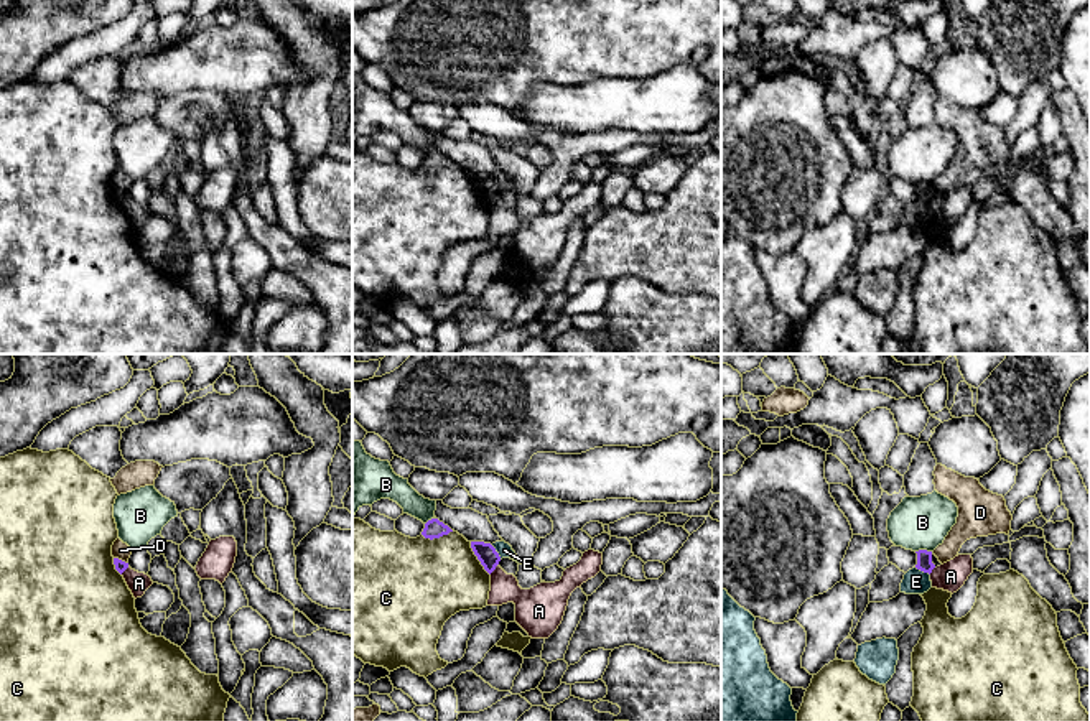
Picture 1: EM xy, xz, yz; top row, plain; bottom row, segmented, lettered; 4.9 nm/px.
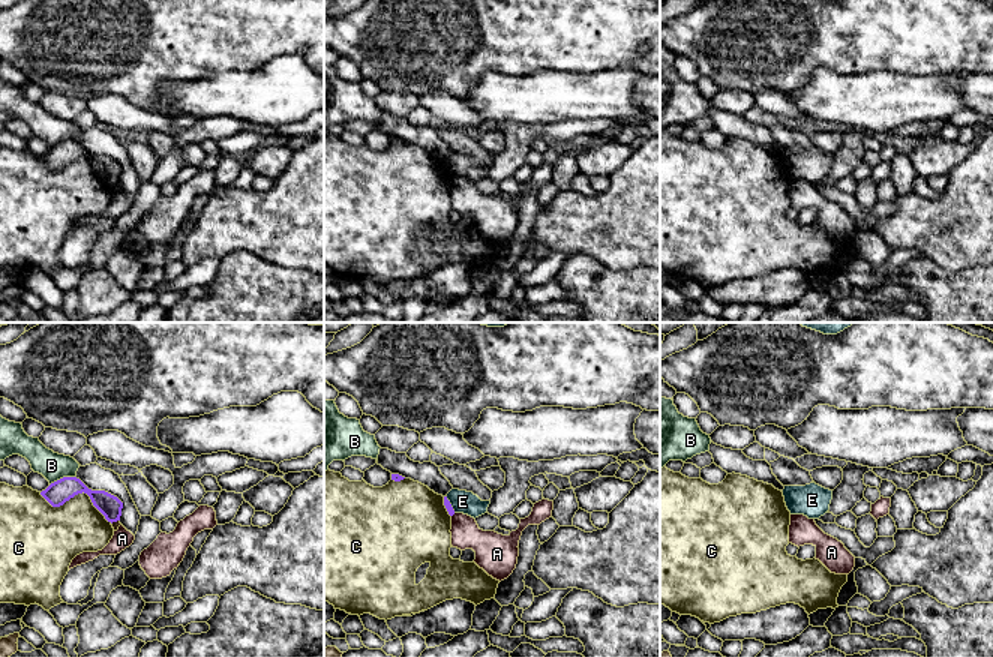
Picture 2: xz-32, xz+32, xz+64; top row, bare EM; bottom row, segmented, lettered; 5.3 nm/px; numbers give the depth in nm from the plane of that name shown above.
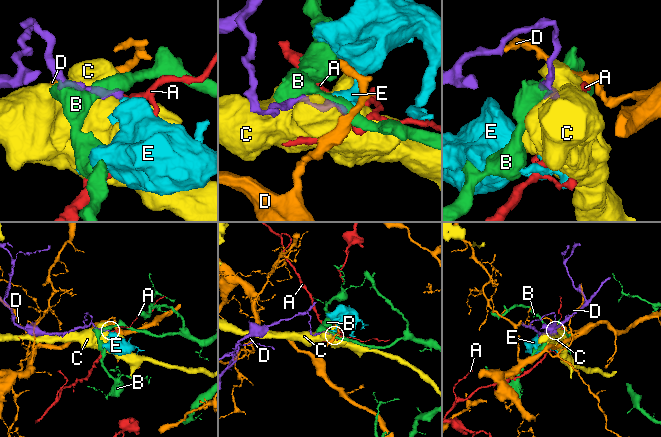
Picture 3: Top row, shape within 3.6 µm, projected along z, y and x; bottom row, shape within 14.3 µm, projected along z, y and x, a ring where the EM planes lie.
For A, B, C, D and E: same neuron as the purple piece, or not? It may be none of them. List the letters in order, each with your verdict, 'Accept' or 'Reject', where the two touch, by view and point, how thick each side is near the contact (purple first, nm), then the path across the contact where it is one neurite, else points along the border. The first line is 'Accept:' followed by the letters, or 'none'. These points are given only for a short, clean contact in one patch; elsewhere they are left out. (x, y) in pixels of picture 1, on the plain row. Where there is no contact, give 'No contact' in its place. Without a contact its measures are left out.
Accept: none
A: Reject. Touches purple at xz (494, 200). Thickness 100 nm (purple) against 160 nm. Boundary: xz (498, 195), (489, 204)
B: Reject. Touches purple at yz (924, 181). Thickness 80 nm (purple) against 260 nm
C: Reject. Touches purple at xz (478, 190). Thickness 100 nm (purple) against 400 nm
D: Reject. Touches purple at xy (121, 191). Thickness 60 nm (purple) against 90 nm
E: Reject. Touches purple at xz (496, 183). Thickness 100 nm (purple) against 70 nm. Boundary: xz (491, 176), (501, 190)

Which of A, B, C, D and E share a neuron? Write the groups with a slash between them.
A / B / C / D / E

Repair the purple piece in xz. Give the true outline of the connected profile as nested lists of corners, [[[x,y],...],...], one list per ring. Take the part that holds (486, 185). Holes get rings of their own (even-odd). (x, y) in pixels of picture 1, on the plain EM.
[[[471,173],[471,179],[484,201],[491,206],[501,193],[499,184],[491,174]]]

